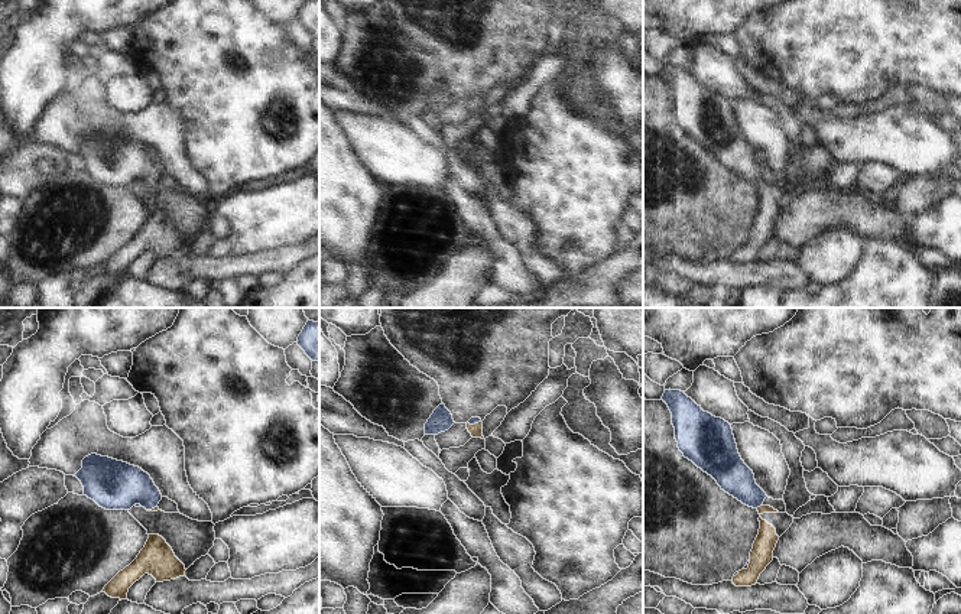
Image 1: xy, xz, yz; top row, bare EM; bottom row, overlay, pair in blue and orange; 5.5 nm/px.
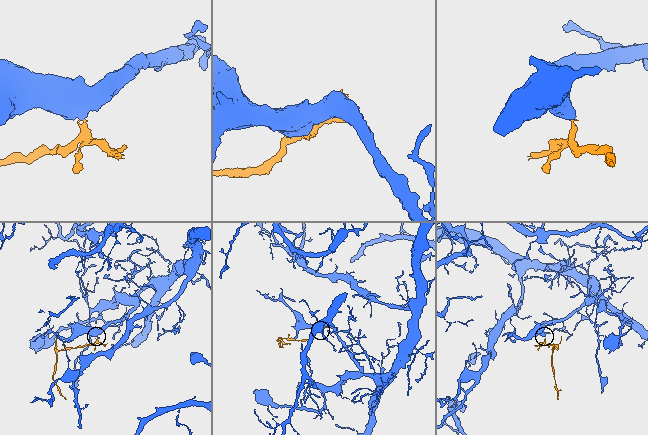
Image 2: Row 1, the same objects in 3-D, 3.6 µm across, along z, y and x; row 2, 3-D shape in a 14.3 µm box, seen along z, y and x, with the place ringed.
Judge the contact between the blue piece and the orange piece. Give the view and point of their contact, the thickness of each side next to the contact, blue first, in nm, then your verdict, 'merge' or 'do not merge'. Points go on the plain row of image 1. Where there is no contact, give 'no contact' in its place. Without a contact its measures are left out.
meets blue in yz at (759, 182); 190 nm thick on the blue side, 50 nm on the other; merge

